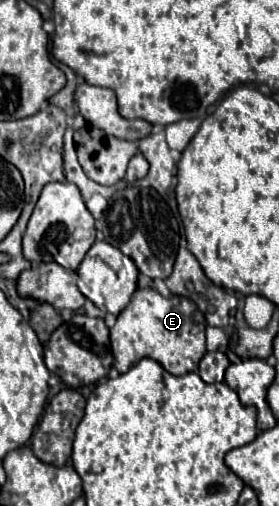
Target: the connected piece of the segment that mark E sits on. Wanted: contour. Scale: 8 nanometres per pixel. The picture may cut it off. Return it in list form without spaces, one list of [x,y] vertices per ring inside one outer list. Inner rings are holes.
[[[137,289],[131,297],[131,303],[119,313],[117,323],[110,328],[110,347],[115,357],[115,369],[119,373],[125,373],[129,367],[133,367],[137,361],[149,357],[161,363],[171,375],[185,375],[189,371],[195,371],[201,357],[205,355],[205,315],[197,309],[197,305],[189,297],[173,295],[163,297],[155,289]]]

